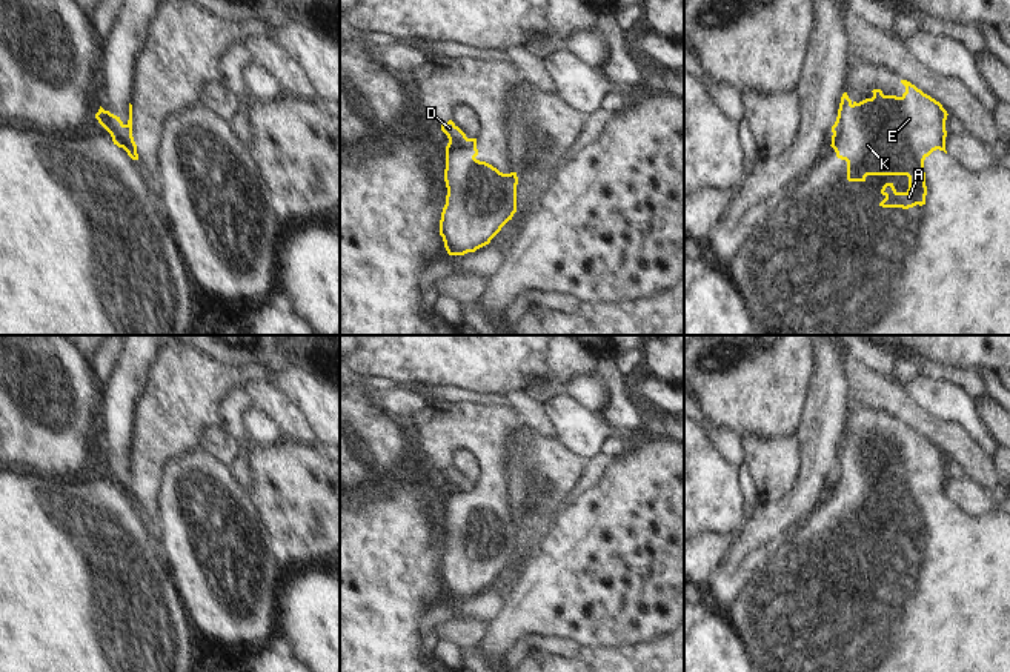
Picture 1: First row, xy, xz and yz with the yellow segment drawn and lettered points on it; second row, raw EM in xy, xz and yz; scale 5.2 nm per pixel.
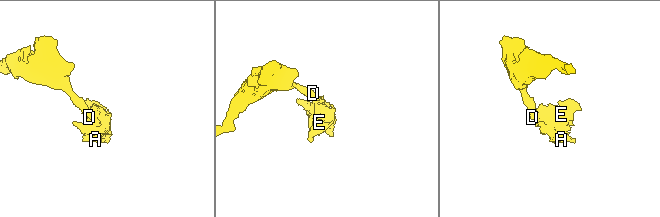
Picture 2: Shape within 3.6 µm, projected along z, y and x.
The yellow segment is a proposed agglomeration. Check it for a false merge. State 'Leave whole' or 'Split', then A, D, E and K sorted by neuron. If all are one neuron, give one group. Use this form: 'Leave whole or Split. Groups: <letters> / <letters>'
Split. Groups: A E K / D

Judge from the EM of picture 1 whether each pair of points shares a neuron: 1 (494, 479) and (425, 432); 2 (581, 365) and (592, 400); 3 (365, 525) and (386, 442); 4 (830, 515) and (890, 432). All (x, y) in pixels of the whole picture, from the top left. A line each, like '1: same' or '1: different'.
1: same
2: different
3: different
4: same

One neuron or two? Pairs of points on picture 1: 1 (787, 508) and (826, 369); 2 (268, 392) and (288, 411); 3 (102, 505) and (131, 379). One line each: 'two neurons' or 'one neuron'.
1: one neuron
2: one neuron
3: two neurons

